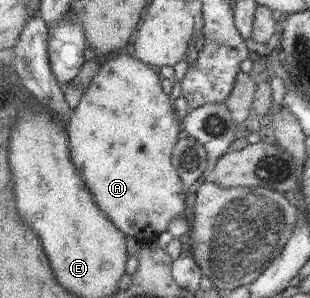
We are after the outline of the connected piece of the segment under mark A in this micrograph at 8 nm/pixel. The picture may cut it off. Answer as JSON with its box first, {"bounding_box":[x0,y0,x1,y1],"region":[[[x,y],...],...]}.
{"bounding_box":[66,54,186,244],"region":[[[119,54],[114,58],[110,58],[102,63],[98,74],[92,78],[80,103],[76,106],[76,109],[72,110],[71,118],[68,120],[68,125],[66,126],[68,145],[70,146],[70,158],[72,158],[74,166],[80,170],[80,176],[82,176],[82,180],[86,182],[86,188],[88,188],[88,192],[92,194],[92,198],[94,198],[98,210],[104,212],[104,216],[106,216],[125,237],[133,236],[141,244],[150,244],[150,242],[157,241],[160,233],[165,232],[166,228],[168,228],[170,220],[185,216],[186,210],[185,198],[182,198],[182,182],[180,182],[180,178],[178,177],[175,167],[172,166],[171,160],[174,146],[176,146],[176,142],[184,134],[180,131],[180,119],[174,111],[172,99],[164,93],[161,81],[162,79],[155,68],[144,64],[144,62],[141,62],[138,58],[130,54]]]}

